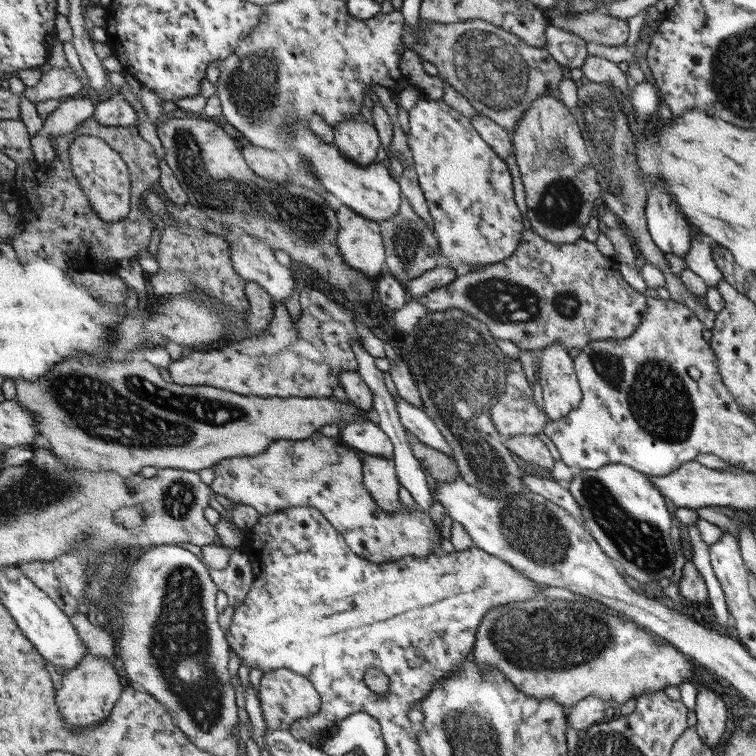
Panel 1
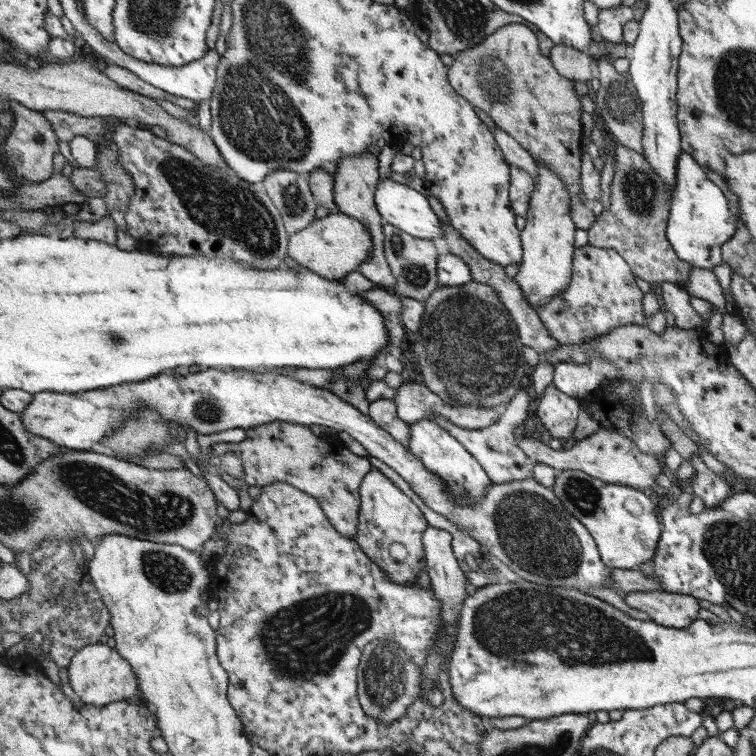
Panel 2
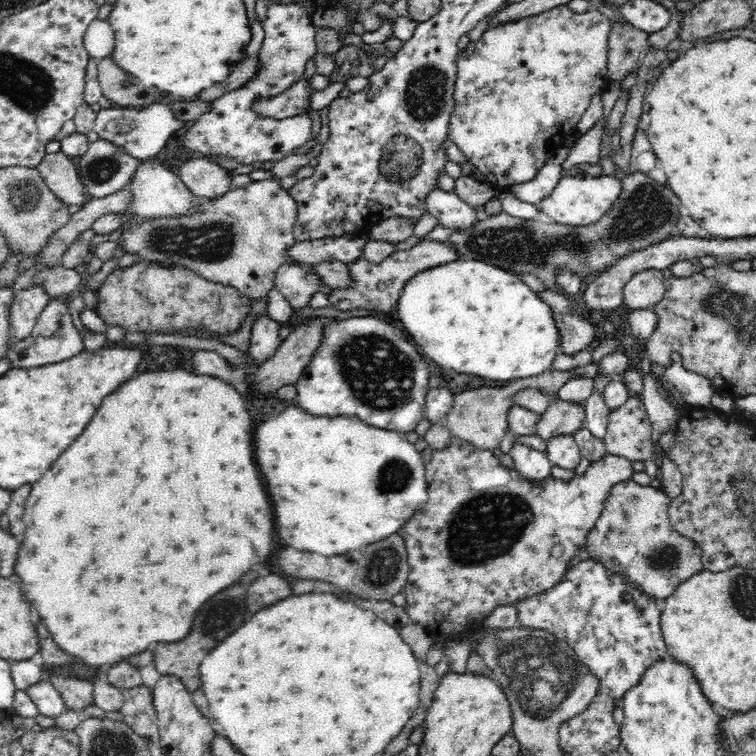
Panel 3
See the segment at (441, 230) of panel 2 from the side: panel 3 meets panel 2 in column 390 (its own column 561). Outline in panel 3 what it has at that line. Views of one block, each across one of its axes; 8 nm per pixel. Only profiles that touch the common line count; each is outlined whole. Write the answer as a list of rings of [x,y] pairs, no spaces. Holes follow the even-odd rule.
[[[600,168],[592,170],[580,170],[578,176],[566,176],[560,180],[552,196],[548,200],[540,202],[540,212],[550,214],[560,224],[572,224],[572,226],[588,226],[600,222],[618,202],[618,198],[624,192],[624,180],[620,180],[616,174],[604,174]]]

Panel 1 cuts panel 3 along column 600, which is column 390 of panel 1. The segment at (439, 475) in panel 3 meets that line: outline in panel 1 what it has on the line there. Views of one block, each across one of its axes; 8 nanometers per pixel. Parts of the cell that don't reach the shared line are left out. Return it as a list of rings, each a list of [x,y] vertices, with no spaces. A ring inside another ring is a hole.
[[[365,454],[365,486],[377,498],[377,502],[391,514],[399,512],[399,488],[401,478],[397,474],[397,462],[381,456]]]

